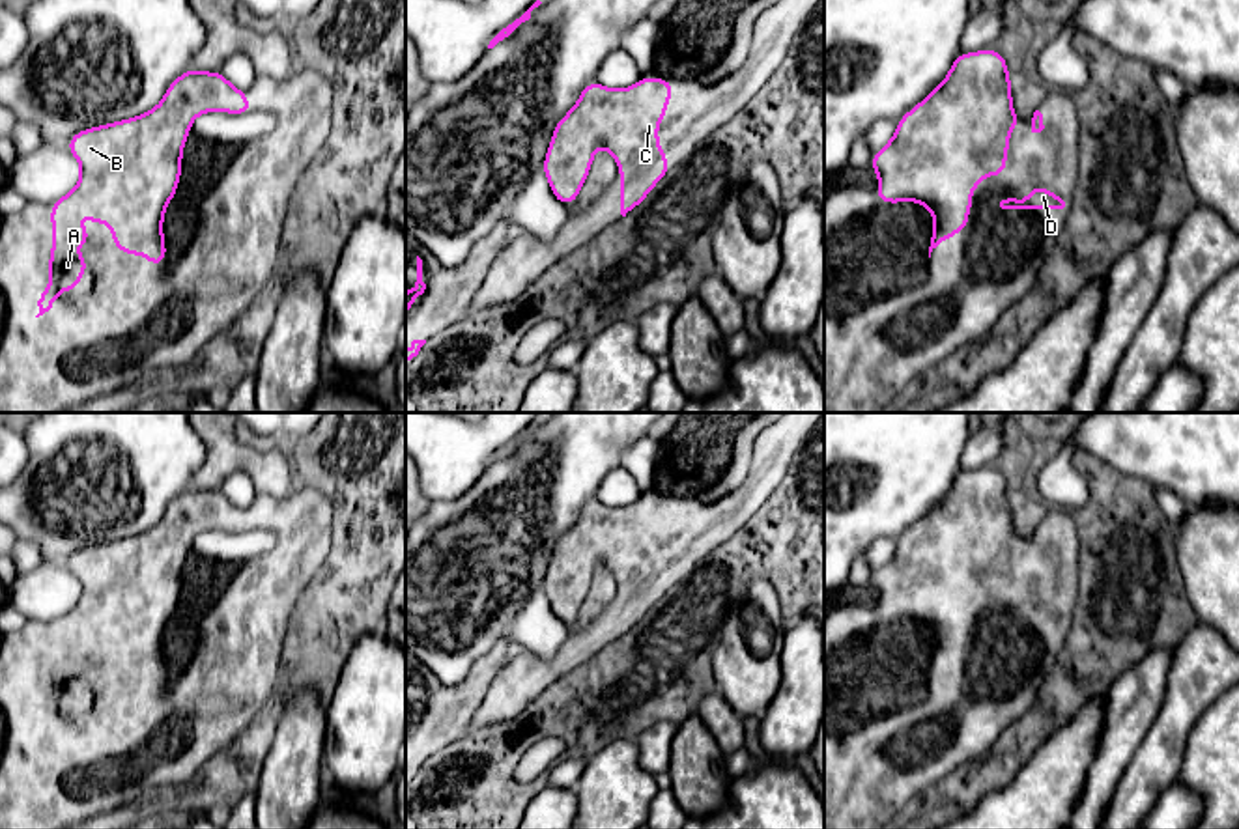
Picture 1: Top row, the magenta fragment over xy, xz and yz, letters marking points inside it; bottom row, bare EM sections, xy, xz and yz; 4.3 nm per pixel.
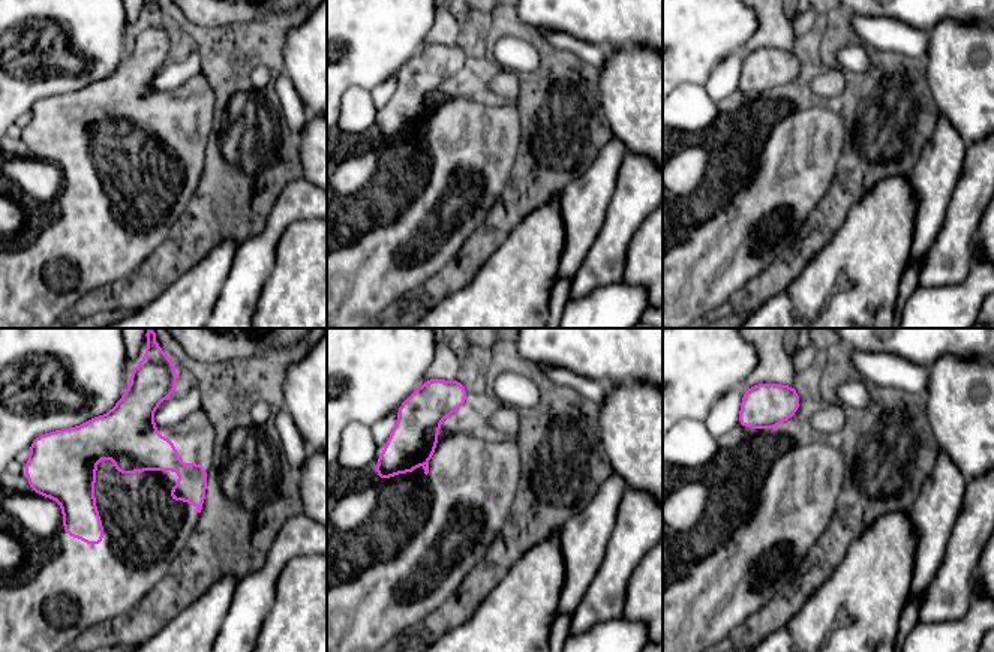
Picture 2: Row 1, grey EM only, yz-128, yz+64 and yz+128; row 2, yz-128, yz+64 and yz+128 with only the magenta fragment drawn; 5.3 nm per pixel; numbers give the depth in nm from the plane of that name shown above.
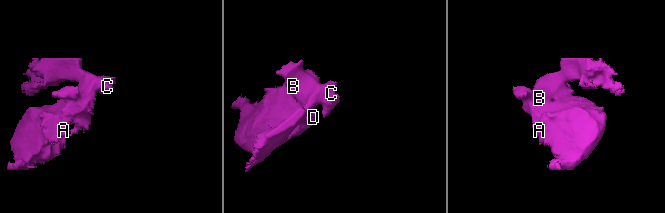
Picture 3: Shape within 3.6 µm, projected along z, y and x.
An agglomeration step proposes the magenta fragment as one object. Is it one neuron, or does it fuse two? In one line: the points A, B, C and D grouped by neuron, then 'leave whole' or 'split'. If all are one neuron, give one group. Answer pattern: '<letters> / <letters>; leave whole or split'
A B C D; leave whole

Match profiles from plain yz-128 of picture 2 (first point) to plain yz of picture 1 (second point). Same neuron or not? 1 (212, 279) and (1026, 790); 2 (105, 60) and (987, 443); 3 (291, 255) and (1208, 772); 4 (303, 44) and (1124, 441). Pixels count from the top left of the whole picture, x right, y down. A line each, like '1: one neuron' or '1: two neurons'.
1: two neurons
2: two neurons
3: one neuron
4: one neuron

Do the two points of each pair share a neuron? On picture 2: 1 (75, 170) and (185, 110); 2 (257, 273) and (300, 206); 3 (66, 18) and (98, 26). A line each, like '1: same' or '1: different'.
1: same
2: same
3: same

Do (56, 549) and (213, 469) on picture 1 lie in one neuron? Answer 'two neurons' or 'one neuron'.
two neurons

